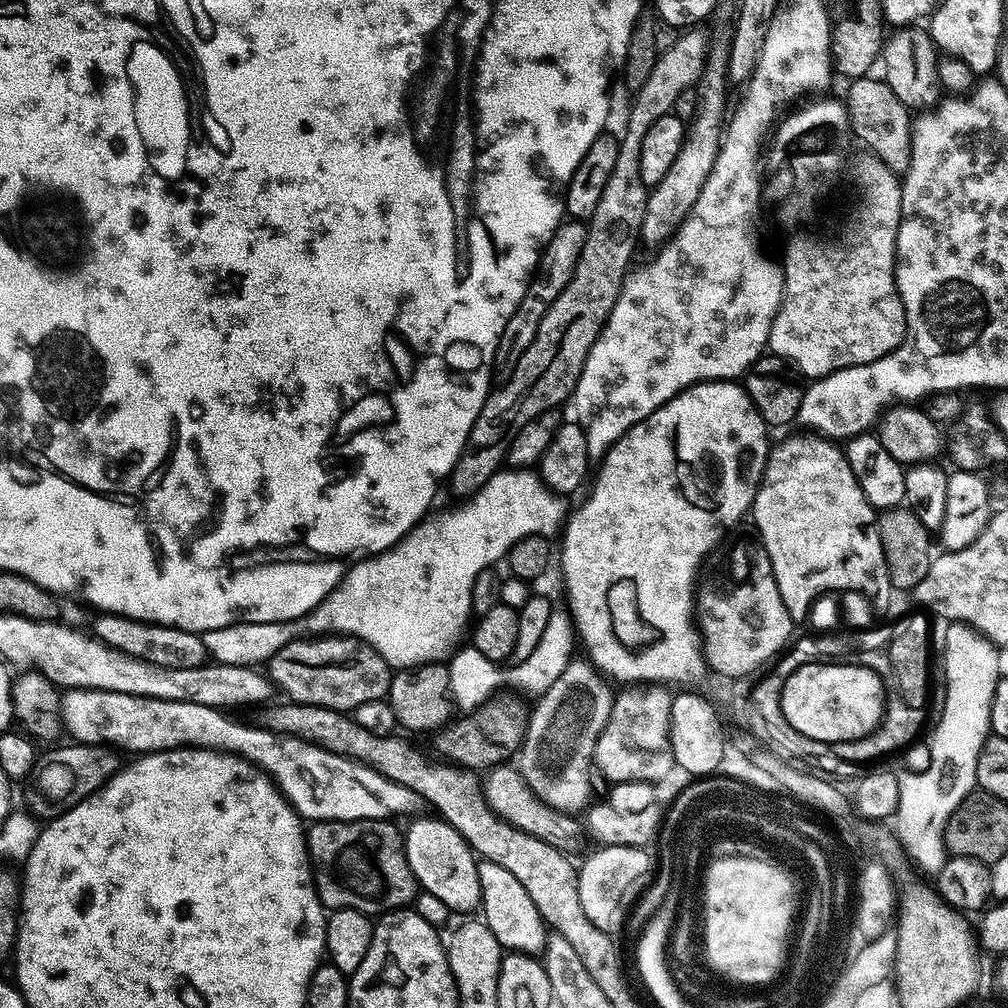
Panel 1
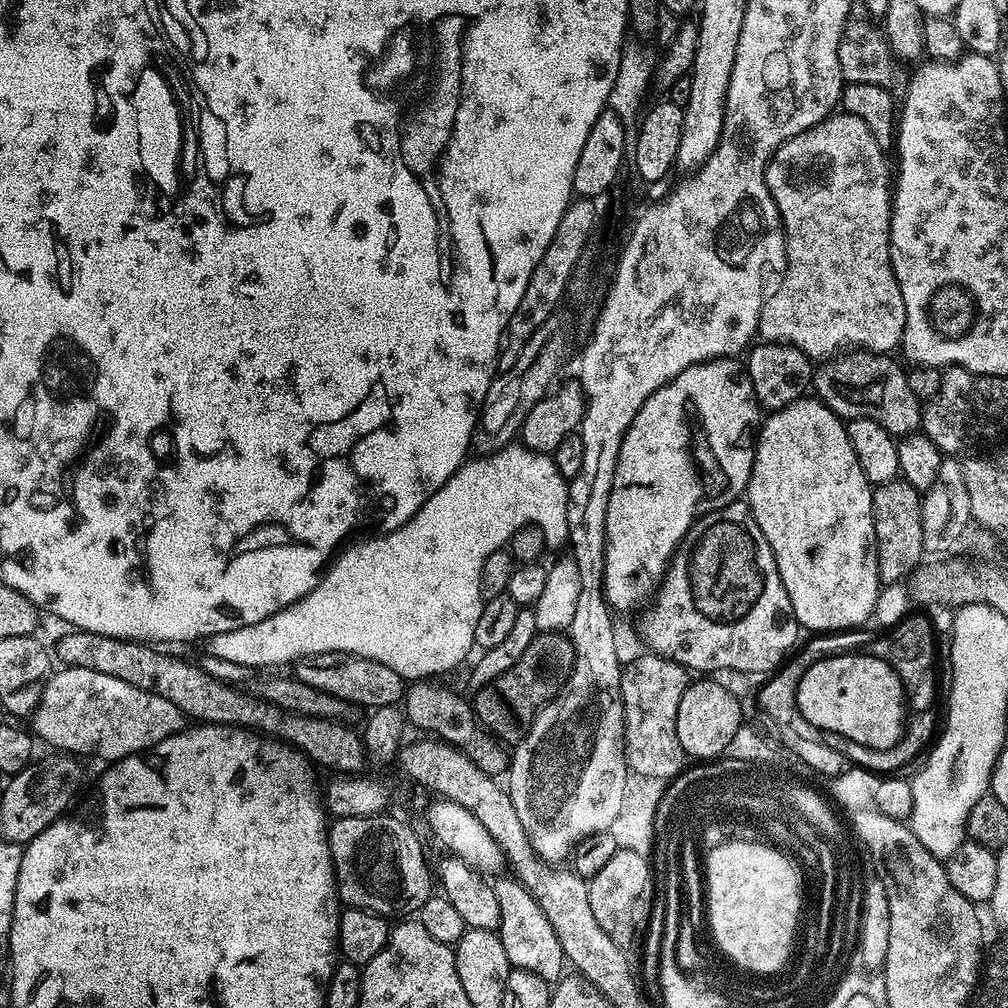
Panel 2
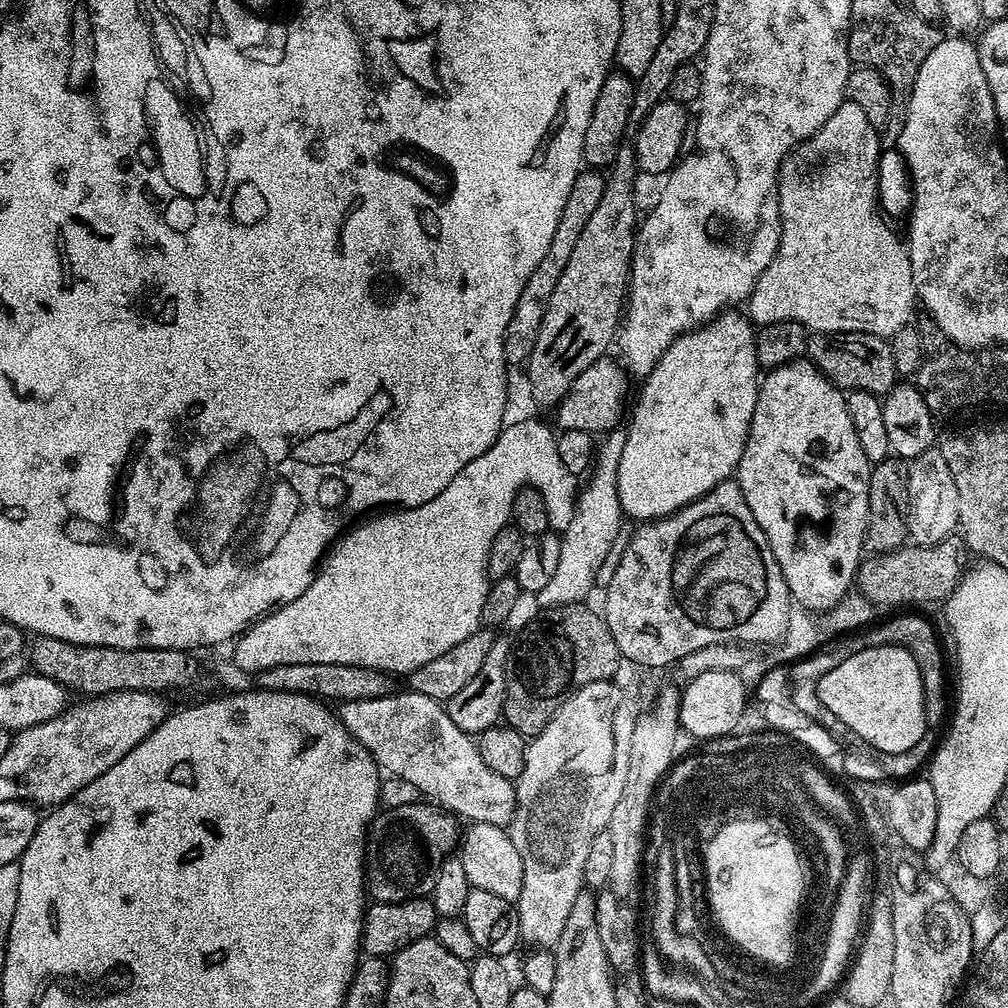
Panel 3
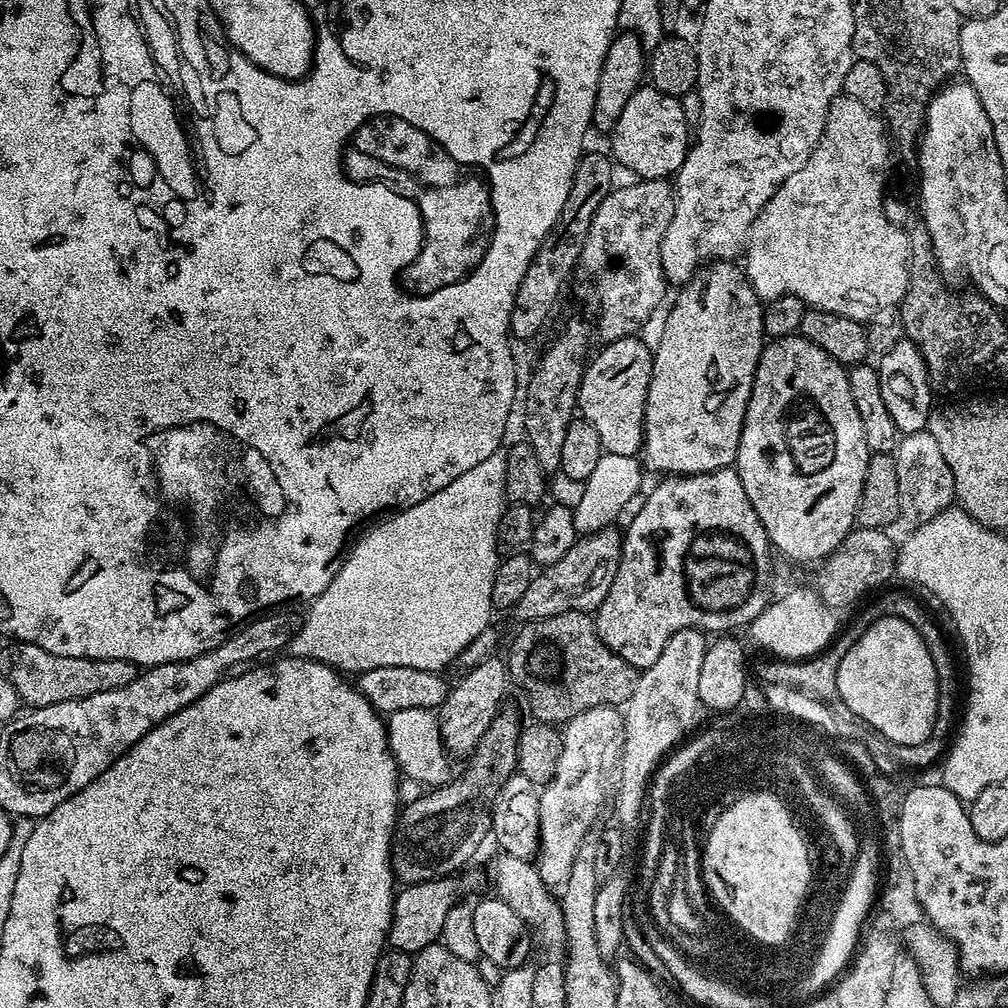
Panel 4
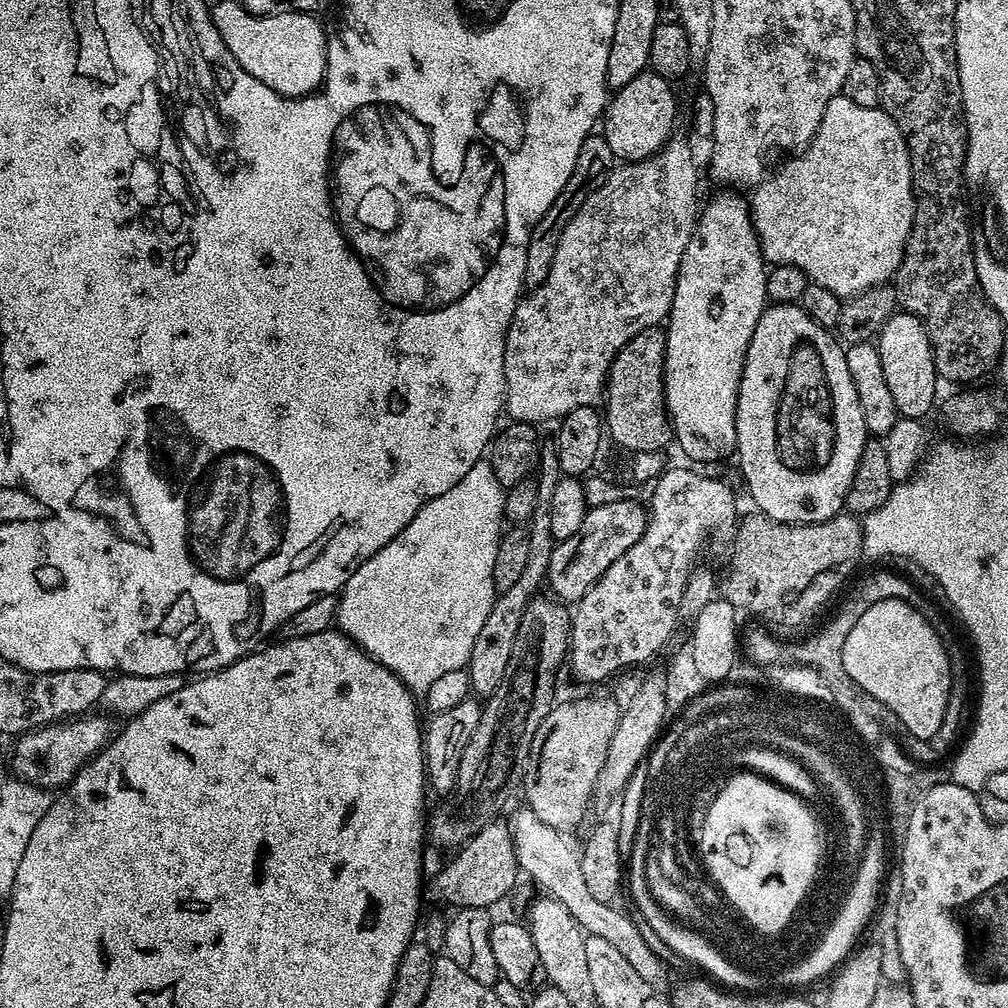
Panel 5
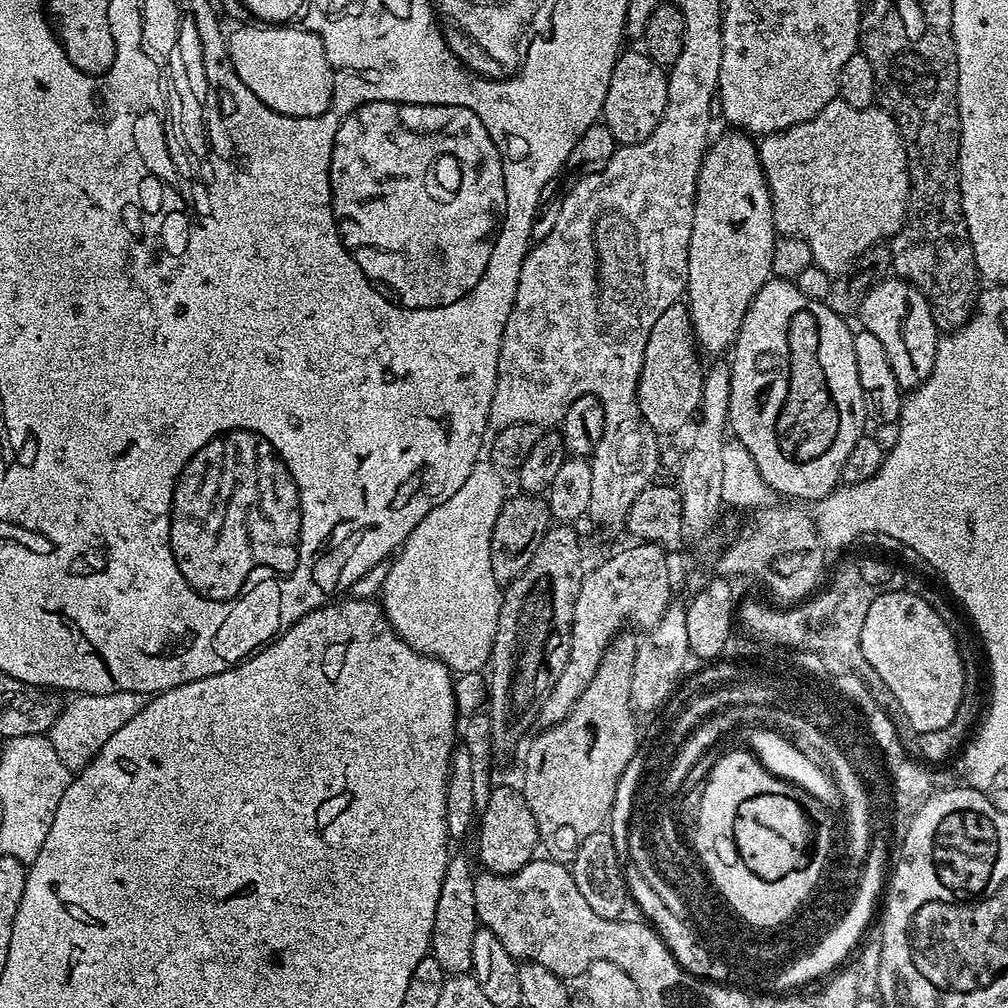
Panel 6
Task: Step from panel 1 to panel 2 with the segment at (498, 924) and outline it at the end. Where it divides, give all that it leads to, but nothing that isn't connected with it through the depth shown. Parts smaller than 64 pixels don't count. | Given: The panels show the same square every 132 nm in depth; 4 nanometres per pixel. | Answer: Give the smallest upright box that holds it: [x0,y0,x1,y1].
[492,880,566,982]

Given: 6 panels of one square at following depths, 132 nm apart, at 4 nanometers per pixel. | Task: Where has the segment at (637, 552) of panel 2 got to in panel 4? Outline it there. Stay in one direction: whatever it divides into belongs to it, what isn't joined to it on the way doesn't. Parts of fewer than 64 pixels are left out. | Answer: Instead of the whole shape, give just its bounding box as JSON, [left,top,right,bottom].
[642,260,766,476]

